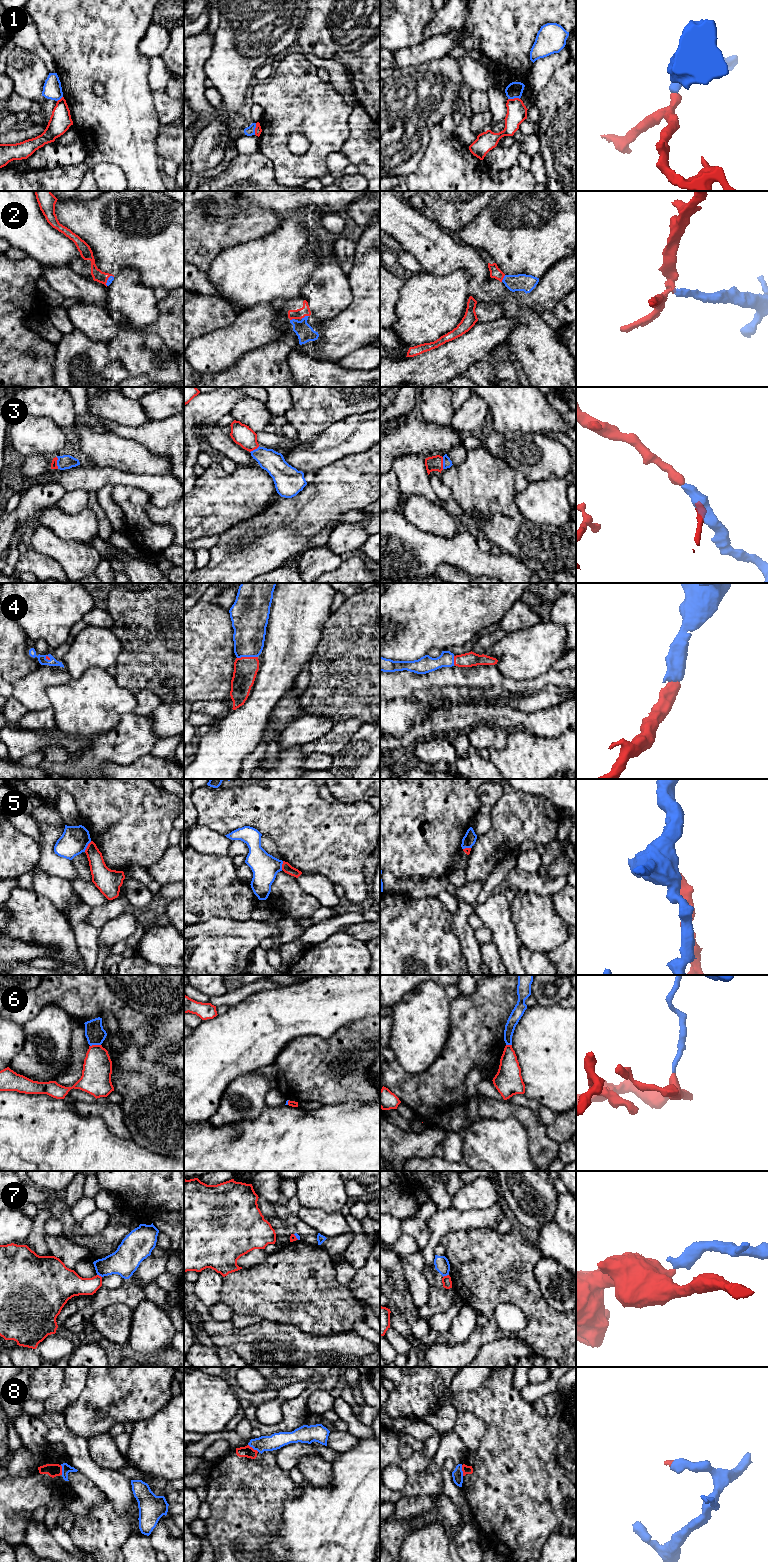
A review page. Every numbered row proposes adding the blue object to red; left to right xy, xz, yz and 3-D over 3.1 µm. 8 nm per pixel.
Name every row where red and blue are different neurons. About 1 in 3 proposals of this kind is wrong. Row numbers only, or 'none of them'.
1, 5, 6, 7, 8

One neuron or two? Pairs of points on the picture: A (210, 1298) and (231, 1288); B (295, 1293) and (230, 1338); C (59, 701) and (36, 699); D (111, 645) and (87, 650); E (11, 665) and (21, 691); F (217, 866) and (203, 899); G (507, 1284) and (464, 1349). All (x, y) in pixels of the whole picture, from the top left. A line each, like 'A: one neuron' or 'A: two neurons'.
A: two neurons
B: two neurons
C: two neurons
D: one neuron
E: two neurons
F: one neuron
G: one neuron

